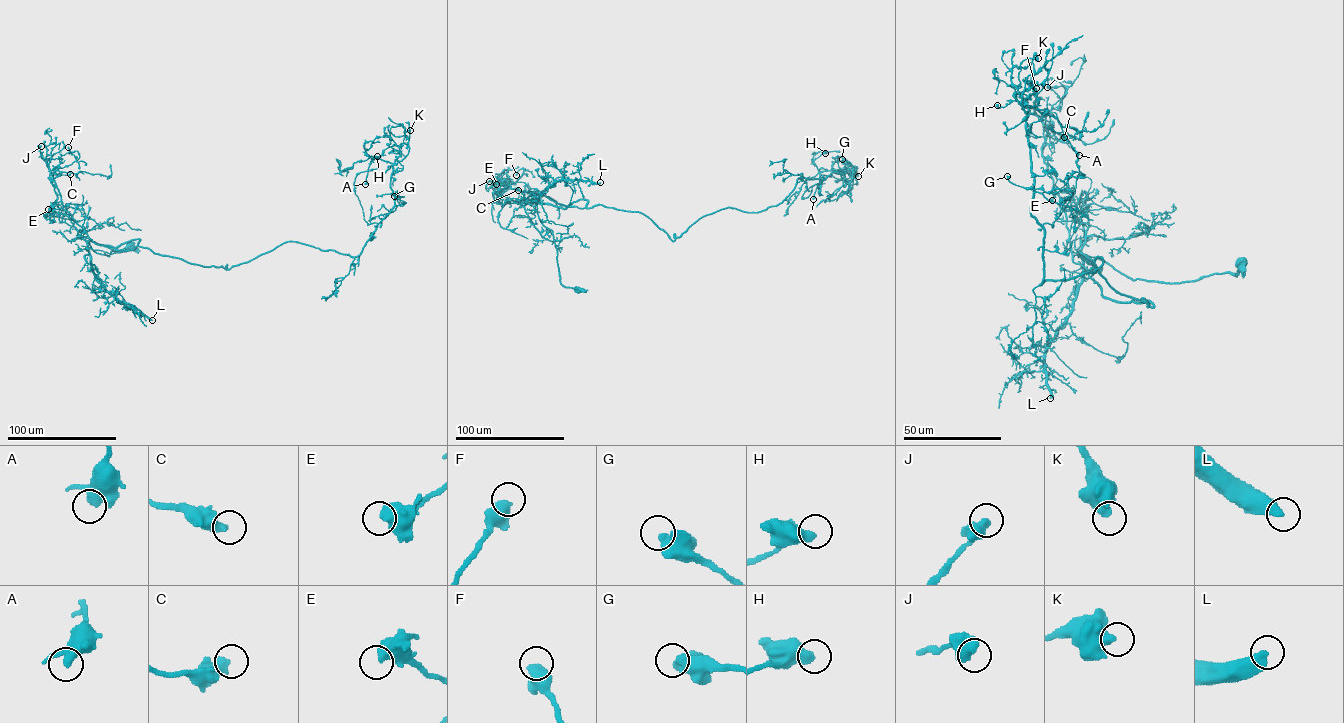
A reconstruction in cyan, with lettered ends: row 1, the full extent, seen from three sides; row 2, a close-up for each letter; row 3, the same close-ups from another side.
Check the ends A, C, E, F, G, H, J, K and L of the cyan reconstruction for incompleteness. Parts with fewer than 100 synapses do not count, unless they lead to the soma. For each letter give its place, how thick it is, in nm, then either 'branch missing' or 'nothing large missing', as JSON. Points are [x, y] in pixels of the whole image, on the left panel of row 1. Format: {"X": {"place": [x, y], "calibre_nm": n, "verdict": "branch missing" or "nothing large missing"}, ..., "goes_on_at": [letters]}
{"A": {"place": [365, 184], "calibre_nm": 360, "verdict": "nothing large missing"}, "C": {"place": [70, 174], "calibre_nm": 420, "verdict": "nothing large missing"}, "E": {"place": [48, 209], "calibre_nm": 550, "verdict": "nothing large missing"}, "F": {"place": [68, 147], "calibre_nm": 600, "verdict": "nothing large missing"}, "G": {"place": [394, 196], "calibre_nm": 550, "verdict": "nothing large missing"}, "H": {"place": [377, 156], "calibre_nm": 500, "verdict": "nothing large missing"}, "J": {"place": [41, 146], "calibre_nm": 600, "verdict": "nothing large missing"}, "K": {"place": [410, 130], "calibre_nm": 500, "verdict": "nothing large missing"}, "L": {"place": [152, 320], "calibre_nm": 440, "verdict": "branch missing"}, "goes_on_at": ["L"]}

